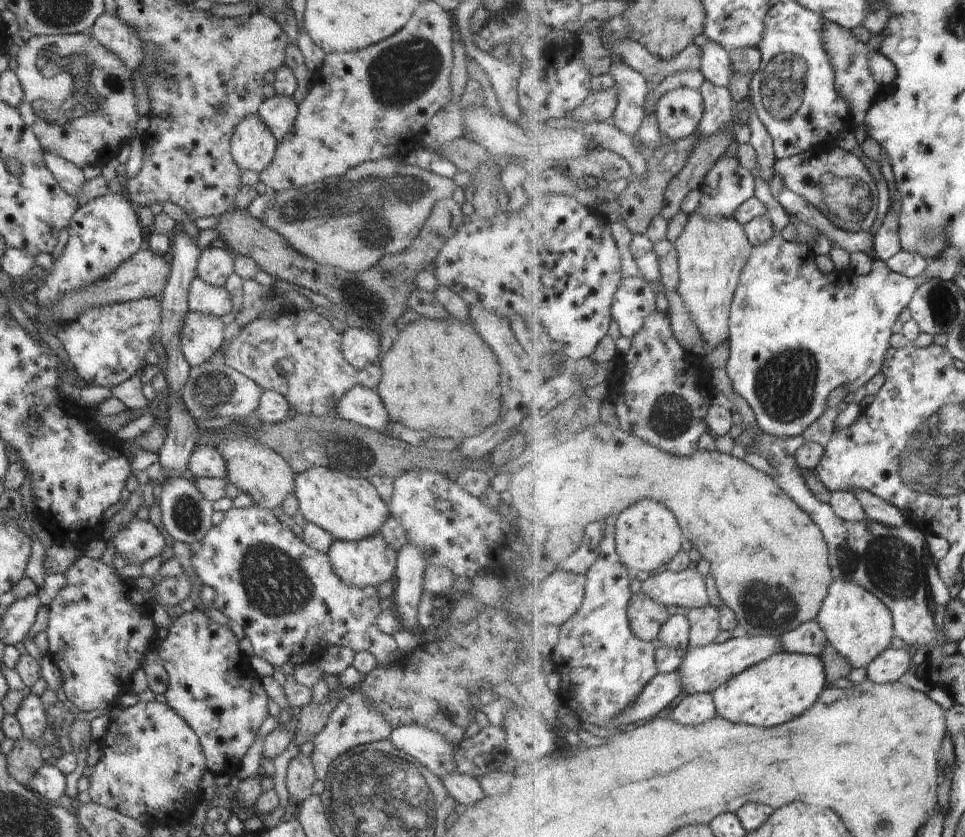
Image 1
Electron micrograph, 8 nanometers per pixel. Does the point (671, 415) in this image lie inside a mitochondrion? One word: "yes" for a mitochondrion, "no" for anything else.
yes

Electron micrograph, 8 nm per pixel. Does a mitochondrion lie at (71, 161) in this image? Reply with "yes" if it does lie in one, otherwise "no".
no

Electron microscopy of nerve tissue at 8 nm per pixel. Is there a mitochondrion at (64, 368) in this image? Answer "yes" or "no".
no

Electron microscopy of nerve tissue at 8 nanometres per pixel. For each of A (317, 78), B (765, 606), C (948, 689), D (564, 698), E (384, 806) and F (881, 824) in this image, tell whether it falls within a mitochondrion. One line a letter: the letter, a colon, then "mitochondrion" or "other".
A: other
B: mitochondrion
C: other
D: other
E: mitochondrion
F: mitochondrion

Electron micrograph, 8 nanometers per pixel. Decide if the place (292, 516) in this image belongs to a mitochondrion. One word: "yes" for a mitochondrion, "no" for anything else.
no

